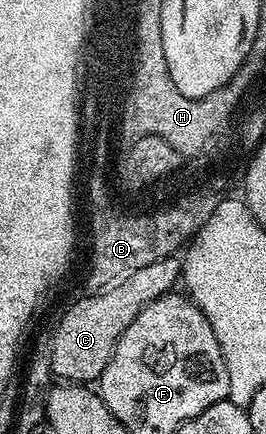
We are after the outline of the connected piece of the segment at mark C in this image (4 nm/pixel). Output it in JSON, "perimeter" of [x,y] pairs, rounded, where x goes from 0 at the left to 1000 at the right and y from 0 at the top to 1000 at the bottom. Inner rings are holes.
{"perimeter":[[[643,588],[575,604],[545,620],[511,622],[492,641],[466,643],[414,675],[308,680],[308,691],[282,694],[233,724],[214,758],[192,772],[192,843],[203,869],[229,880],[316,887],[372,878],[477,751],[560,698],[647,675],[684,636],[684,601],[662,588]]]}

